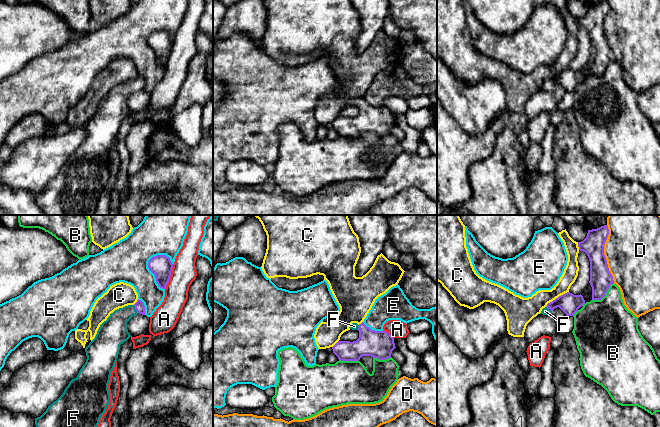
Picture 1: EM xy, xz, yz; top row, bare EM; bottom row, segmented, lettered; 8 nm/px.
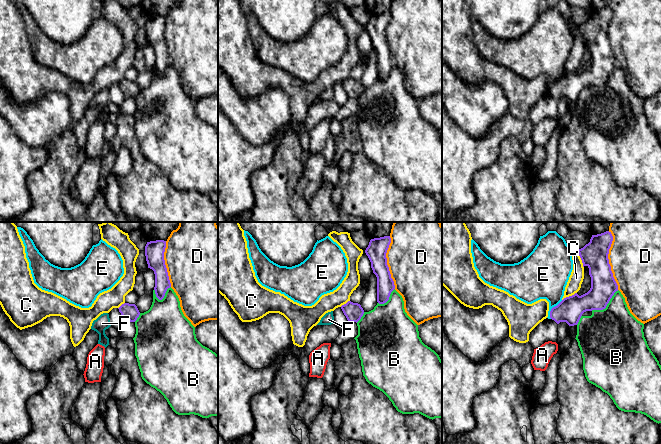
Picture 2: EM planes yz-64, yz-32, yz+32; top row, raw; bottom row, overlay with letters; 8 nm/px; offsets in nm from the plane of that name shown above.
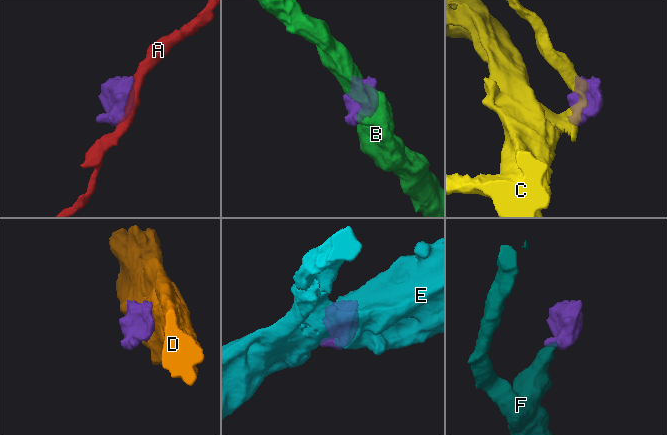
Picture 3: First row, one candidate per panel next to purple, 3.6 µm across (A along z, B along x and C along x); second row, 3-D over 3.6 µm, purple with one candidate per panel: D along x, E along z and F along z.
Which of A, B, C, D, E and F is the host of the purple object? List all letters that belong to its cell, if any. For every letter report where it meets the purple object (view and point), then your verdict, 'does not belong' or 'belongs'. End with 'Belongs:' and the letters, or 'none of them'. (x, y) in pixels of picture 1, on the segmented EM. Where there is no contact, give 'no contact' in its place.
A: contact xy (169, 277); does not belong
B: contact yz (604, 295); does not belong
C: contact yz (556, 298); does not belong
D: contact yz (603, 254); does not belong
E: contact xy (151, 271); does not belong
F: contact xy (135, 308); belongs
Belongs: F

